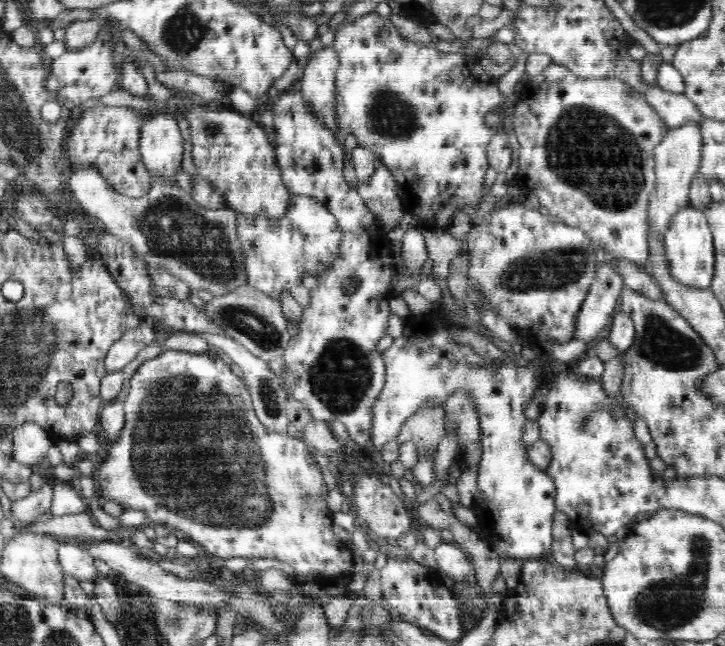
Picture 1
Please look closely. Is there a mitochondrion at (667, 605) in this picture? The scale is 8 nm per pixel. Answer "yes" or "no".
yes

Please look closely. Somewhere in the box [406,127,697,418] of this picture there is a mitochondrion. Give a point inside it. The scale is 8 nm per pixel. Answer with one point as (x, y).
(562, 268)

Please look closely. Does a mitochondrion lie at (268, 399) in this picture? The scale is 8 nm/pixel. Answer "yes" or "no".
yes

